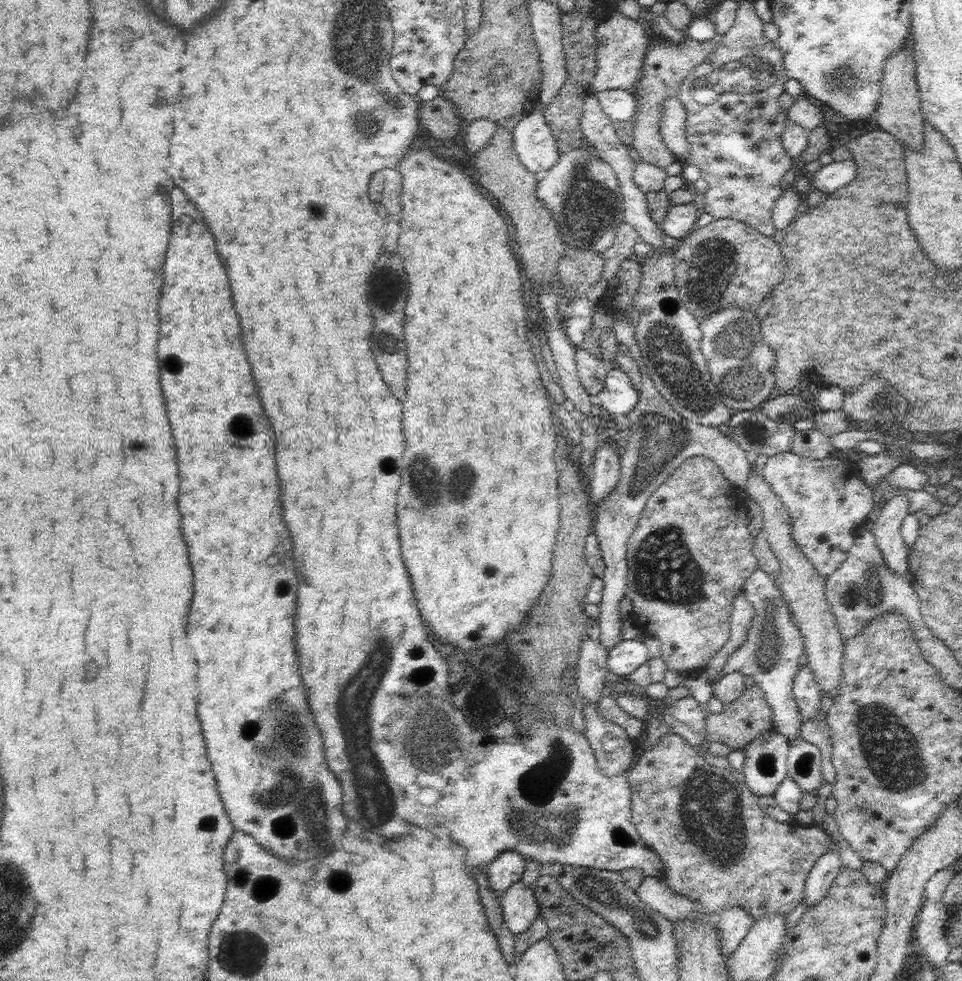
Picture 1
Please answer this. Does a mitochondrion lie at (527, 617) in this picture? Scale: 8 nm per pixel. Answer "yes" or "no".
no

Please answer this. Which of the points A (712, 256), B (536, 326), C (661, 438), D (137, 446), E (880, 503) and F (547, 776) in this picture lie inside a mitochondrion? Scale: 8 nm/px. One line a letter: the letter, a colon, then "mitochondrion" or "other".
A: mitochondrion
B: other
C: mitochondrion
D: other
E: other
F: mitochondrion

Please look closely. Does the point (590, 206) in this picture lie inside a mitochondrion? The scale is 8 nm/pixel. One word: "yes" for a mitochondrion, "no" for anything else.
yes

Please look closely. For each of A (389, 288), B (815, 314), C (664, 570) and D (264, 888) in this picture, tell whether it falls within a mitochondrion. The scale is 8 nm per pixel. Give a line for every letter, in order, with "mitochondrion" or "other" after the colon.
A: mitochondrion
B: other
C: mitochondrion
D: mitochondrion

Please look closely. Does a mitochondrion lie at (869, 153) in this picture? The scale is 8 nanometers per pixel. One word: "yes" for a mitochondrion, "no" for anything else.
no

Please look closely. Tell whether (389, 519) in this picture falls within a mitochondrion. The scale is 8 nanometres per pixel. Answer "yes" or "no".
no

